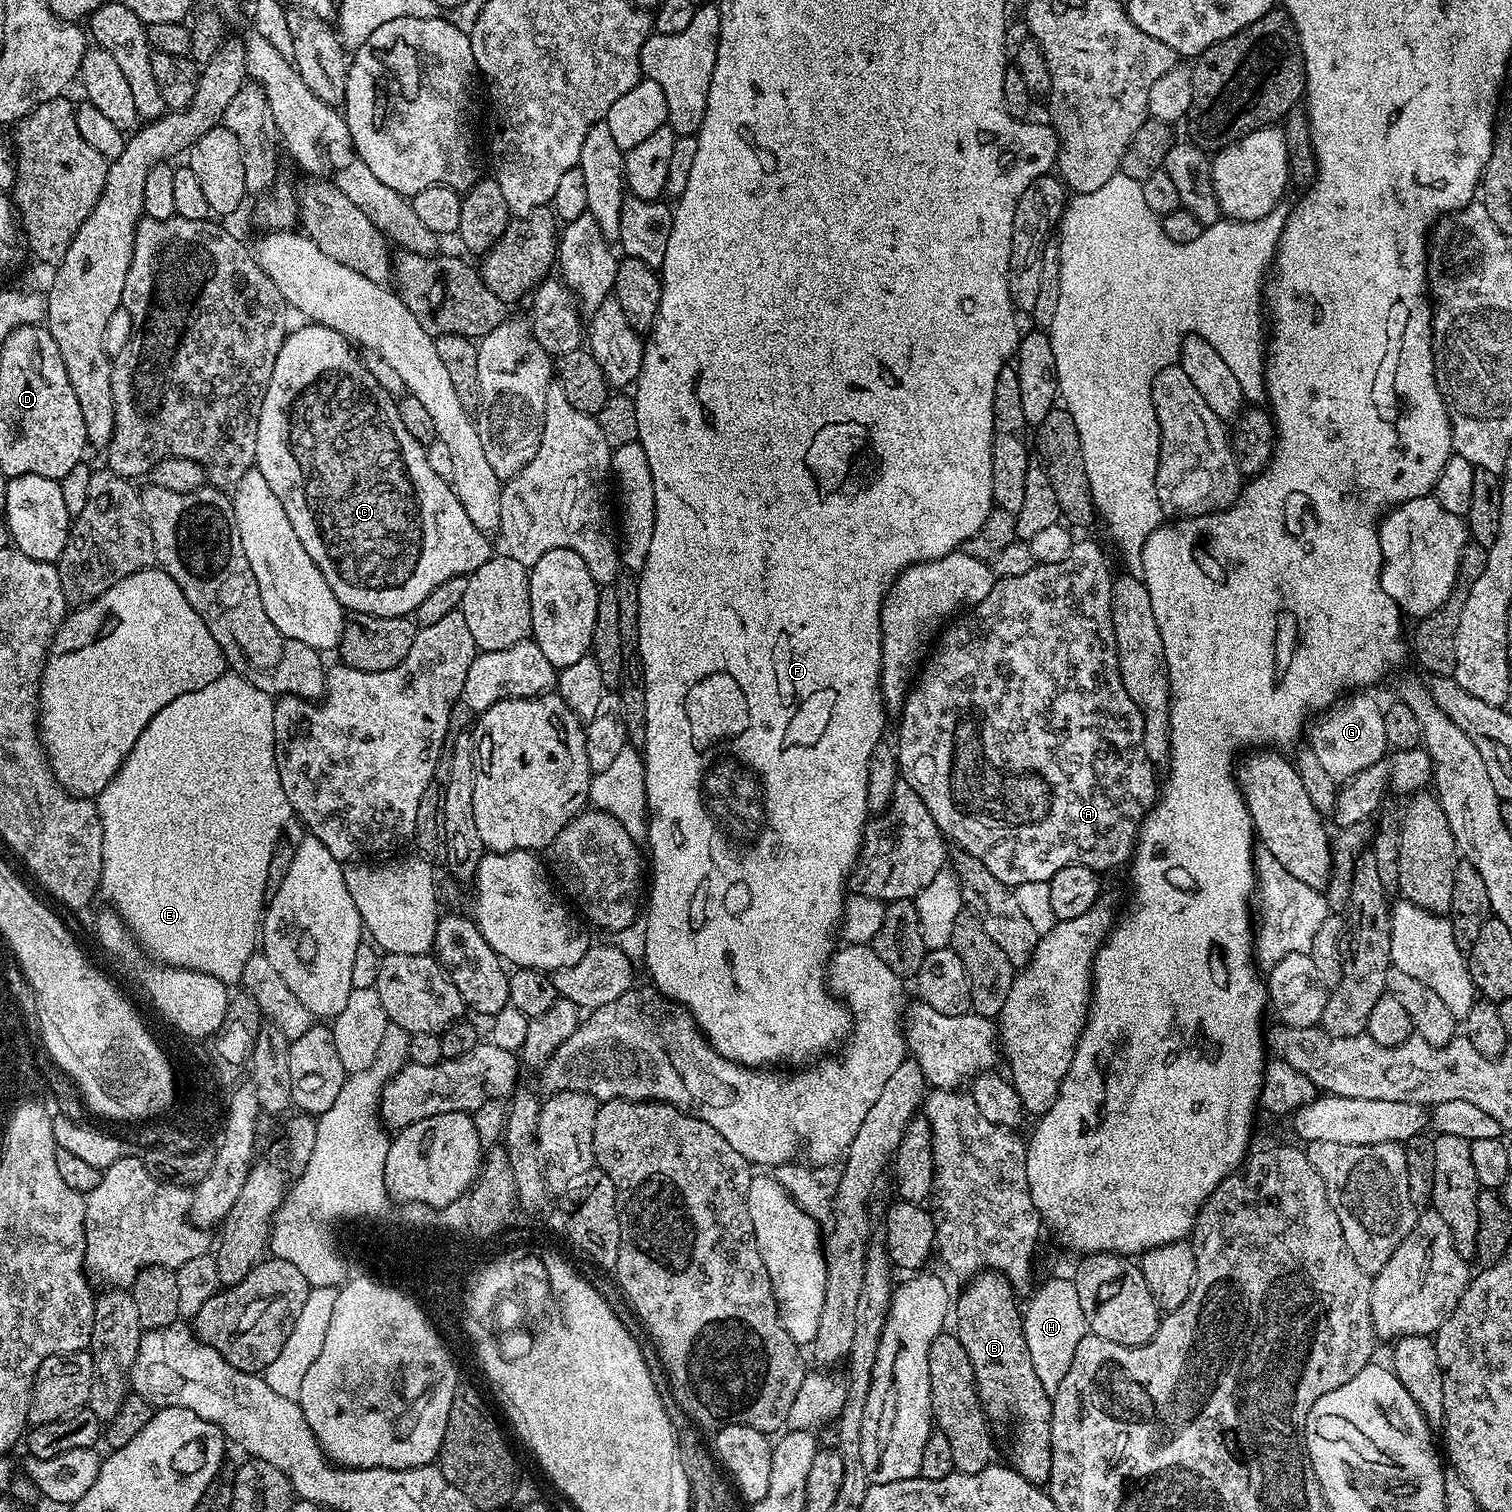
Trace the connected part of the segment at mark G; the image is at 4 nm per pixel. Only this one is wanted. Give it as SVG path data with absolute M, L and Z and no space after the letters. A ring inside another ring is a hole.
M1360 690L1341 699L1331 711L1317 719L1321 720L1316 725L1311 725L1313 728L1310 747L1319 759L1319 764L1337 782L1353 780L1359 772L1366 771L1384 759L1389 751L1384 708L1374 697L1367 696L1368 694L1367 691Z

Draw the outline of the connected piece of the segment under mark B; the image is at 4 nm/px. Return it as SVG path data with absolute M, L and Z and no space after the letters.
M977 1272L967 1281L968 1284L954 1300L954 1331L958 1342L966 1350L970 1358L970 1366L974 1366L976 1393L985 1413L993 1421L1008 1420L1012 1416L1012 1445L1008 1448L1010 1467L1031 1484L1047 1485L1050 1478L1050 1426L1052 1425L1052 1398L1042 1388L1034 1365L1030 1362L1029 1347L1023 1333L1024 1318L1021 1305L1016 1305L1017 1291L1008 1279L1000 1272Z

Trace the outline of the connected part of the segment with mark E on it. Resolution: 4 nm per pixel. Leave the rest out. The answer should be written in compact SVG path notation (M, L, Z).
M228 670L225 671L223 676L214 678L214 682L210 682L210 686L202 686L202 690L190 690L186 694L182 694L182 698L174 698L174 702L170 702L170 706L162 706L162 710L158 710L158 714L154 714L154 718L150 718L146 730L142 730L142 734L138 734L138 740L134 742L130 754L122 762L122 766L114 774L114 778L103 788L100 795L95 797L94 803L98 810L98 818L102 822L102 872L100 874L98 892L101 897L105 896L112 903L109 905L120 916L120 919L124 921L129 933L134 937L135 943L137 945L141 944L156 959L153 961L159 962L161 965L174 968L189 968L195 972L205 972L214 978L218 978L226 985L239 985L246 962L258 948L258 933L262 927L262 913L266 907L266 874L270 874L270 858L274 854L276 843L285 835L284 827L287 826L288 819L293 819L294 816L290 802L286 798L286 790L282 790L282 778L278 778L276 743L274 742L273 697L267 696L262 690L258 690L258 686L246 682L246 678L242 678L236 672Z

